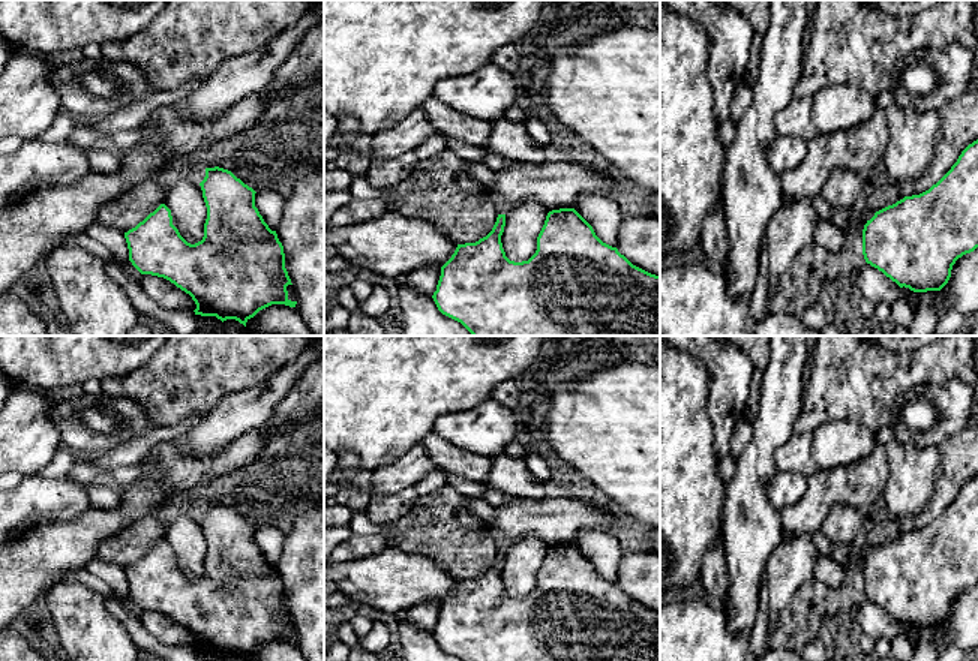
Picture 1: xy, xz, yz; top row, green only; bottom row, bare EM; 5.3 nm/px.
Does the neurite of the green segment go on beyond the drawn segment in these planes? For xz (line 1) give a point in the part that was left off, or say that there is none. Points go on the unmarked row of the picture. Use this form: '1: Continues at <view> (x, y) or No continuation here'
1: No continuation here

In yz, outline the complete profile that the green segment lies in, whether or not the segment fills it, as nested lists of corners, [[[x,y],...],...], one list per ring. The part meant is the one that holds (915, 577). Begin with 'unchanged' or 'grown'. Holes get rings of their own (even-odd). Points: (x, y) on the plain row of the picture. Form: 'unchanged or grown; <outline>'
unchanged; [[[978,475],[962,487],[951,505],[928,526],[876,547],[862,565],[866,598],[914,628],[940,627],[956,597],[976,583]]]

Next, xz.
unchanged; [[[574,544],[548,549],[537,586],[528,597],[514,598],[506,592],[501,579],[504,562],[506,550],[498,550],[486,573],[458,580],[441,603],[432,634],[442,651],[462,661],[660,661],[660,612],[633,601],[616,583],[603,579]]]

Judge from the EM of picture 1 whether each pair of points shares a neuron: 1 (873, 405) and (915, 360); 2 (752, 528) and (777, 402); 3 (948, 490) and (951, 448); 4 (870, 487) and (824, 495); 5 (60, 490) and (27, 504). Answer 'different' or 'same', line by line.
1: same
2: same
3: same
4: same
5: same

